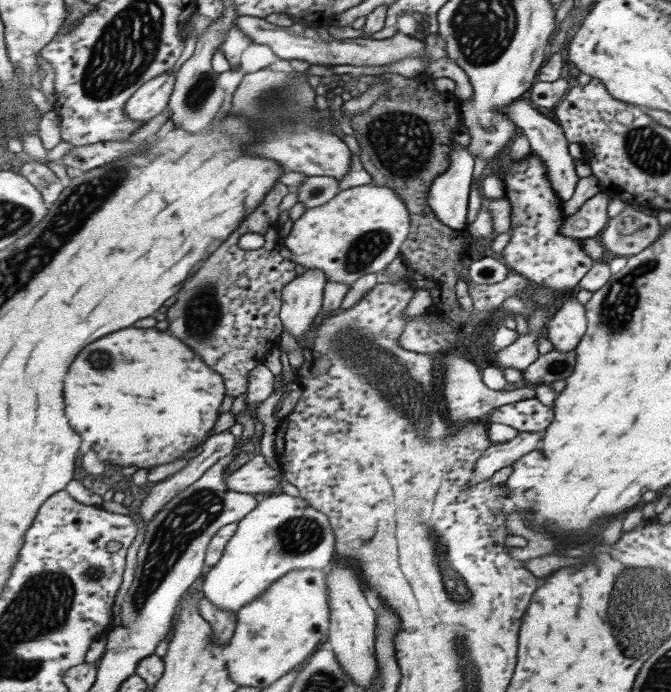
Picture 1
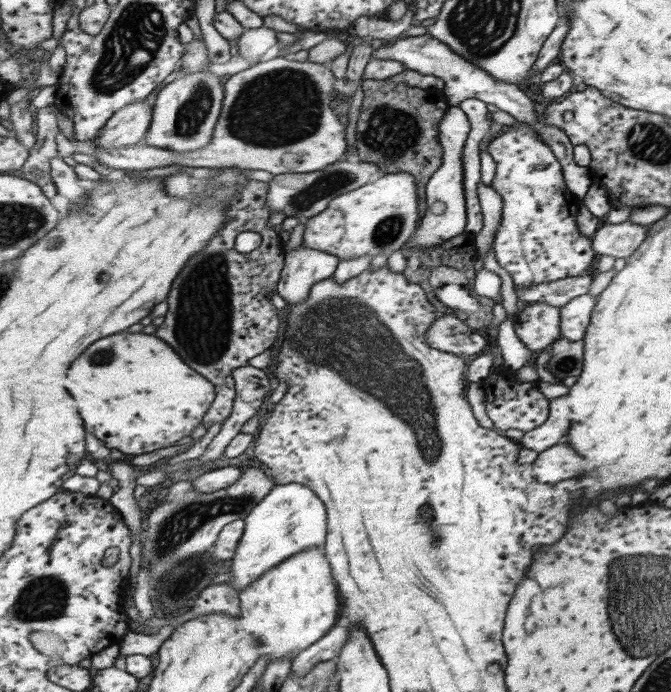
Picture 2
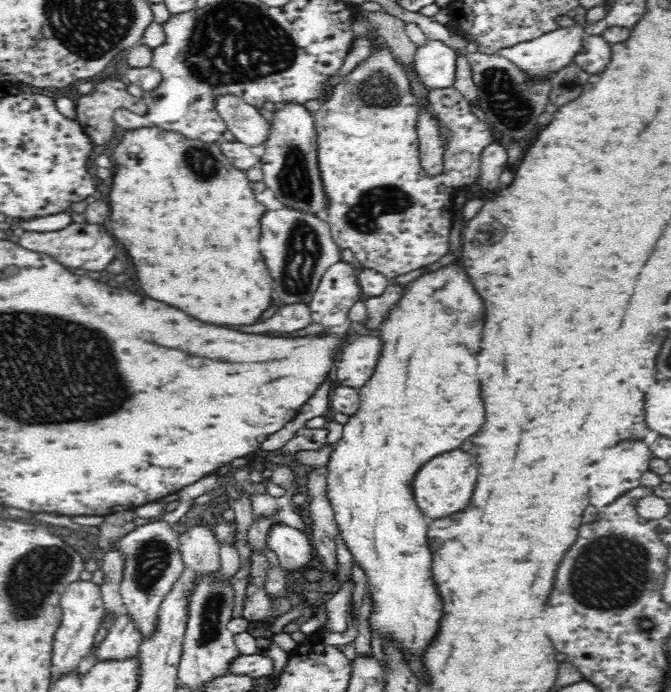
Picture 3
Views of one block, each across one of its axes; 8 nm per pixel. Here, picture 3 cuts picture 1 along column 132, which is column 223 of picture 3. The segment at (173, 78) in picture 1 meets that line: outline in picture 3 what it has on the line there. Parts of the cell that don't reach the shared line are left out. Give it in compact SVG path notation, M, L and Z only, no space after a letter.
M226 95L218 99L217 110L237 142L258 152L265 148L271 134L271 122L256 108L237 96Z

